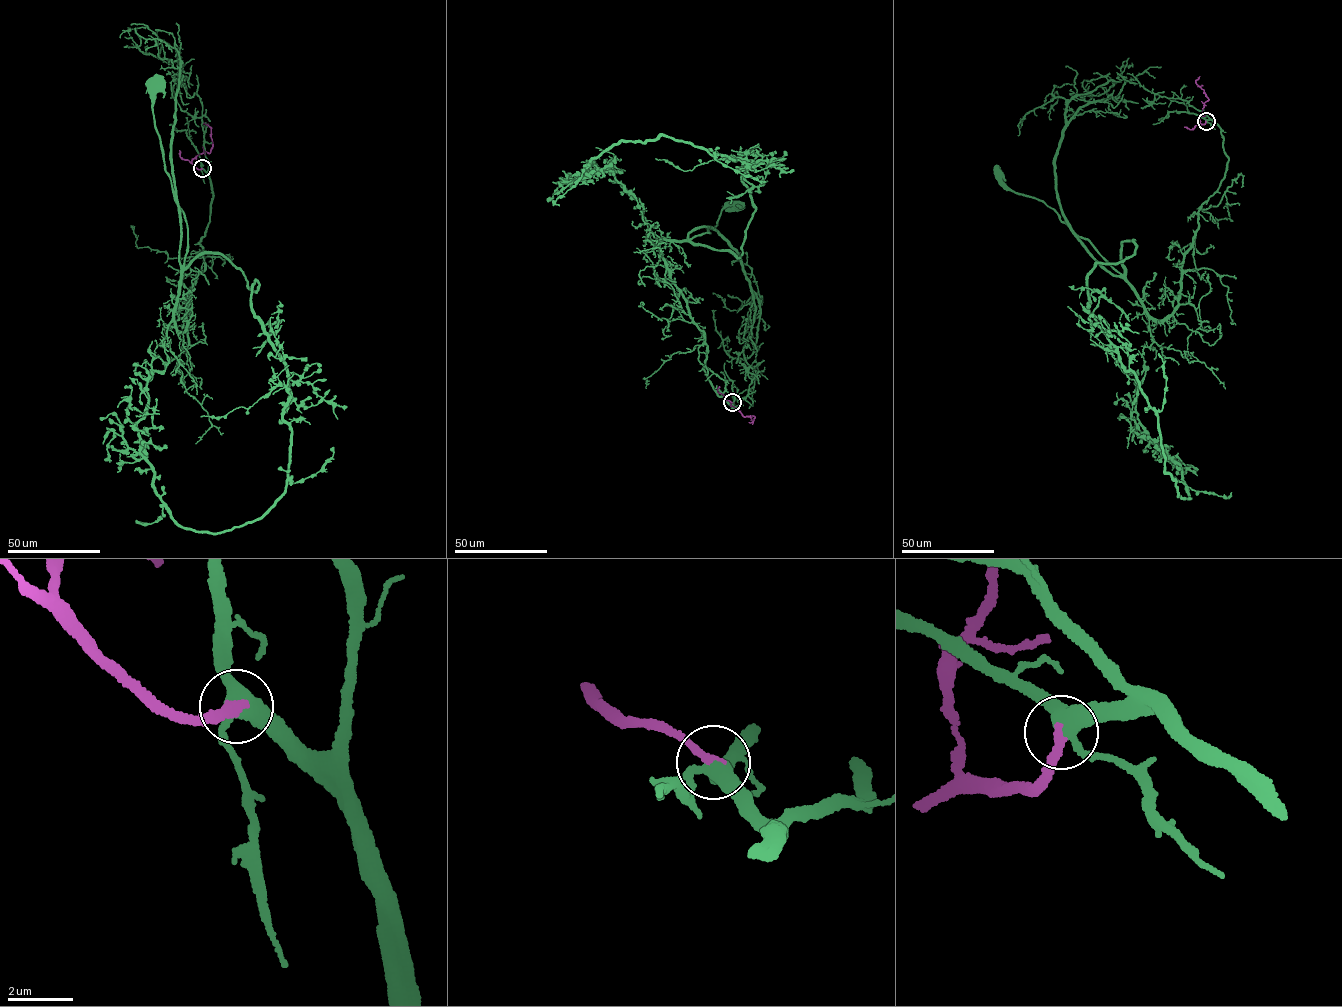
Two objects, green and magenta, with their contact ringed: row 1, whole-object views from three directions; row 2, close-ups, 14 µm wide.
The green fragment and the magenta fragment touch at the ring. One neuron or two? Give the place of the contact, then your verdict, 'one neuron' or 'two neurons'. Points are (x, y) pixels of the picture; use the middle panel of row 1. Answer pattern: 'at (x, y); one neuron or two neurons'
at (732, 402); one neuron

